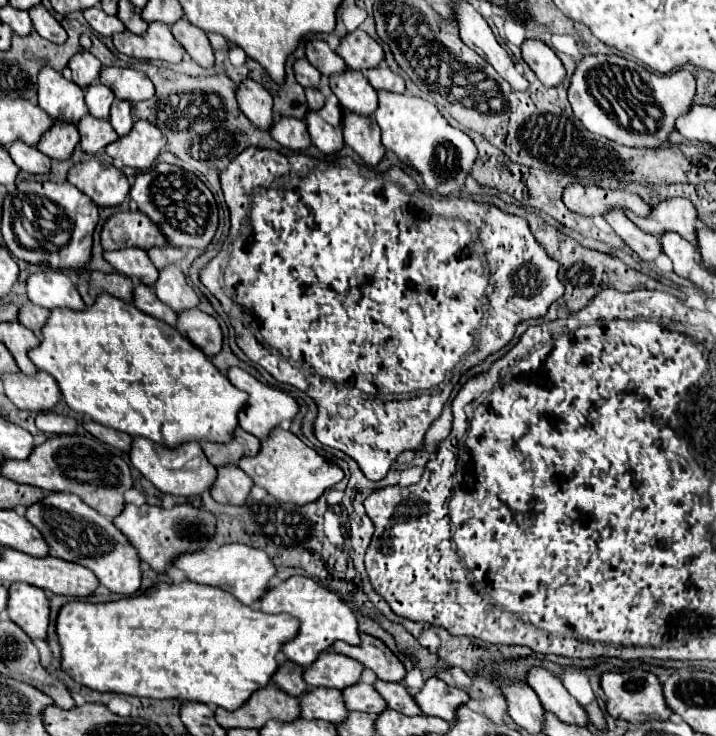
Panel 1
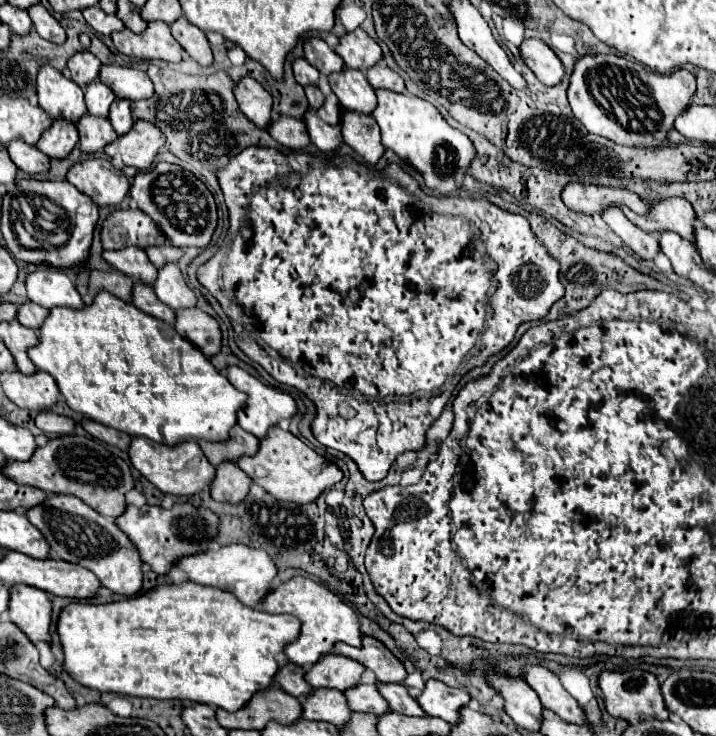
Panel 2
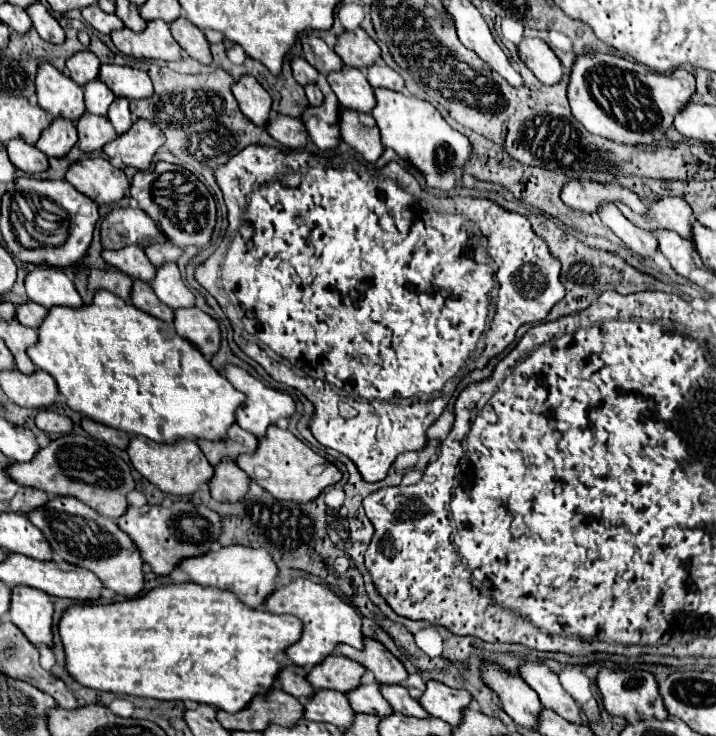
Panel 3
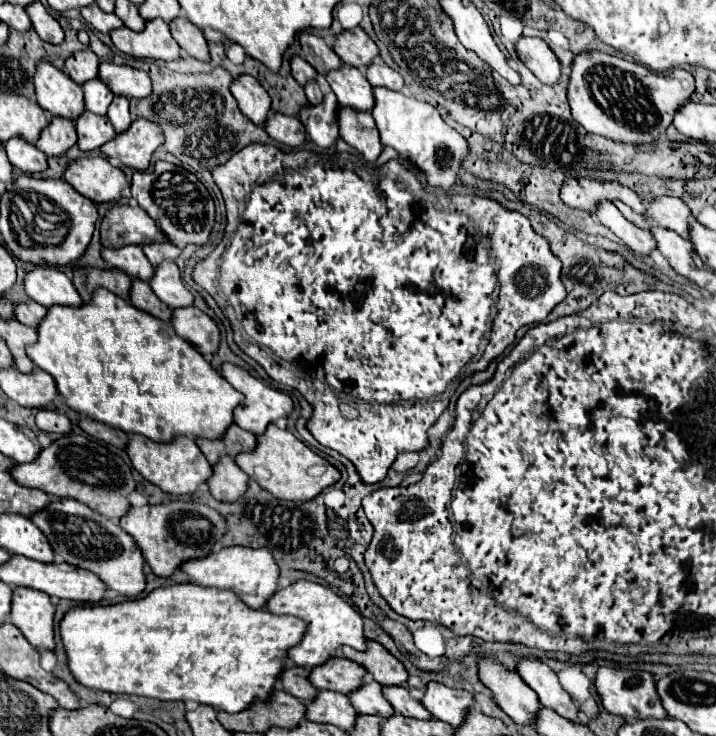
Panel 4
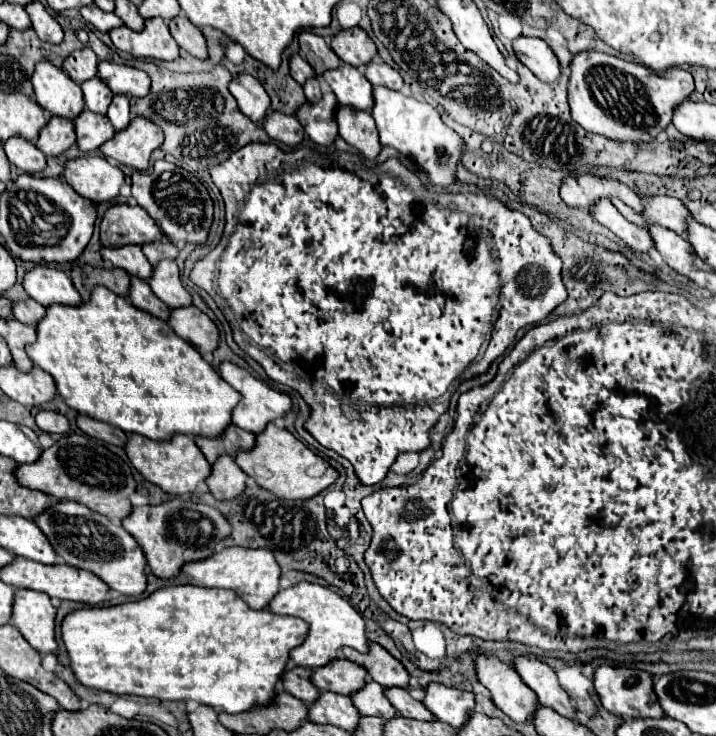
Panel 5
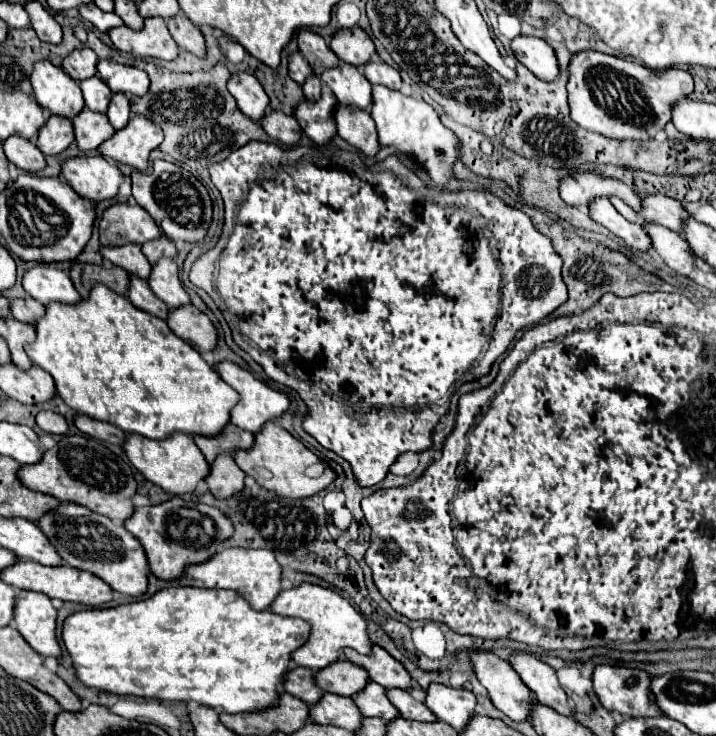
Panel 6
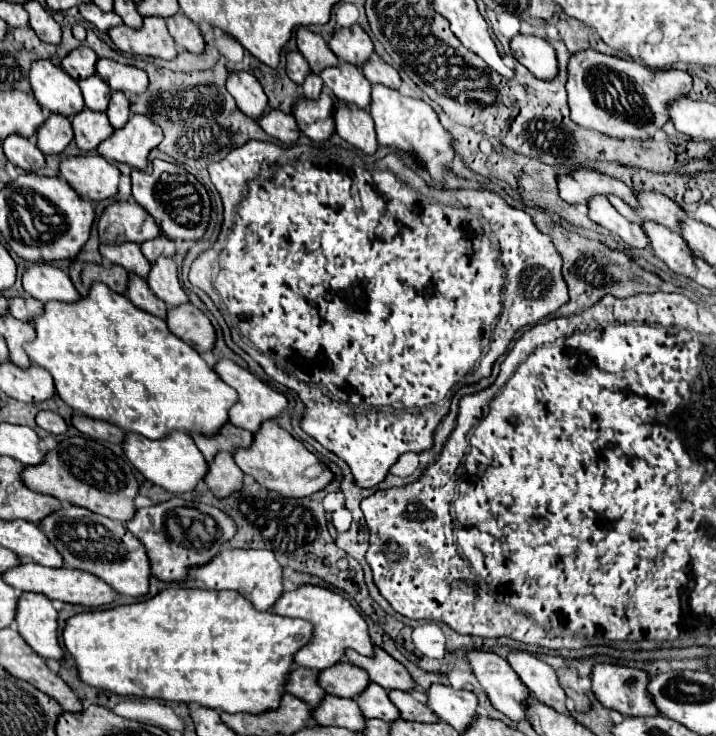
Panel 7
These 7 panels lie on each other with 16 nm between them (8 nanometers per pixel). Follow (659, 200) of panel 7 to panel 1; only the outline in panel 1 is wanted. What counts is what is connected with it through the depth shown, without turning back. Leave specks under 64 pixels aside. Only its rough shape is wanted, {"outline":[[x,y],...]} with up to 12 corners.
{"outline":[[668,198],[650,218],[626,214],[640,230],[678,232],[696,242],[698,210],[686,198]]}

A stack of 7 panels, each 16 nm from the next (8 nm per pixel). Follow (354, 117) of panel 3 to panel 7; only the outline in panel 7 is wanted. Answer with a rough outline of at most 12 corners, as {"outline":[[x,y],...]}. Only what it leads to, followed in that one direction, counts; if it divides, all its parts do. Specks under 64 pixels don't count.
{"outline":[[336,100],[340,138],[368,156],[378,150],[376,128],[366,110]]}

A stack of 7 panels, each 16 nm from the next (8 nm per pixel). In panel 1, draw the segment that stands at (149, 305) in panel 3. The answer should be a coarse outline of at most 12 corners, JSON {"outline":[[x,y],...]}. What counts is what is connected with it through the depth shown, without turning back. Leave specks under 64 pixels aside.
{"outline":[[150,286],[134,288],[134,306],[176,326],[178,314],[160,302]]}

